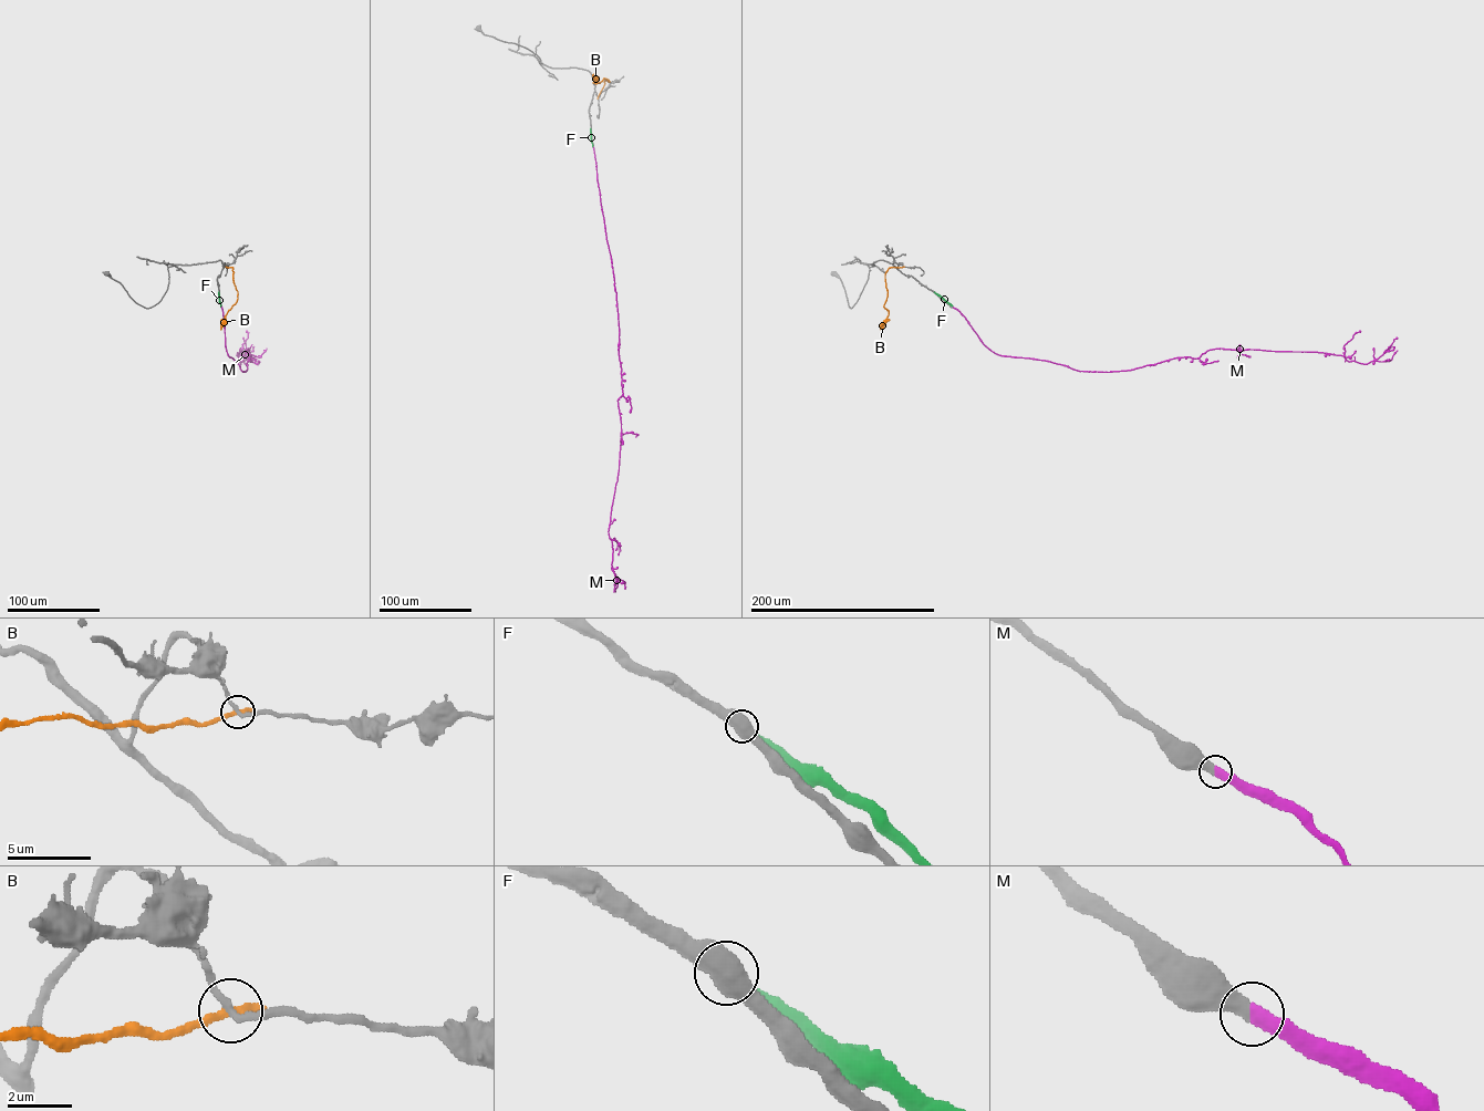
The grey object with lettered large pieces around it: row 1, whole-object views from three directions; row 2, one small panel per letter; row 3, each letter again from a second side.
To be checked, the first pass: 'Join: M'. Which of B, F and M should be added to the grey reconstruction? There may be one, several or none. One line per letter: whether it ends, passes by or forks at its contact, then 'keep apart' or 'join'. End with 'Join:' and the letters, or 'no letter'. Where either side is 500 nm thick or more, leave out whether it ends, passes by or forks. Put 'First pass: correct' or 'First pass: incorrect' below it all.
B: it ends | keep apart
F: keep apart
M: it ends | join
Join: M
First pass: correct

